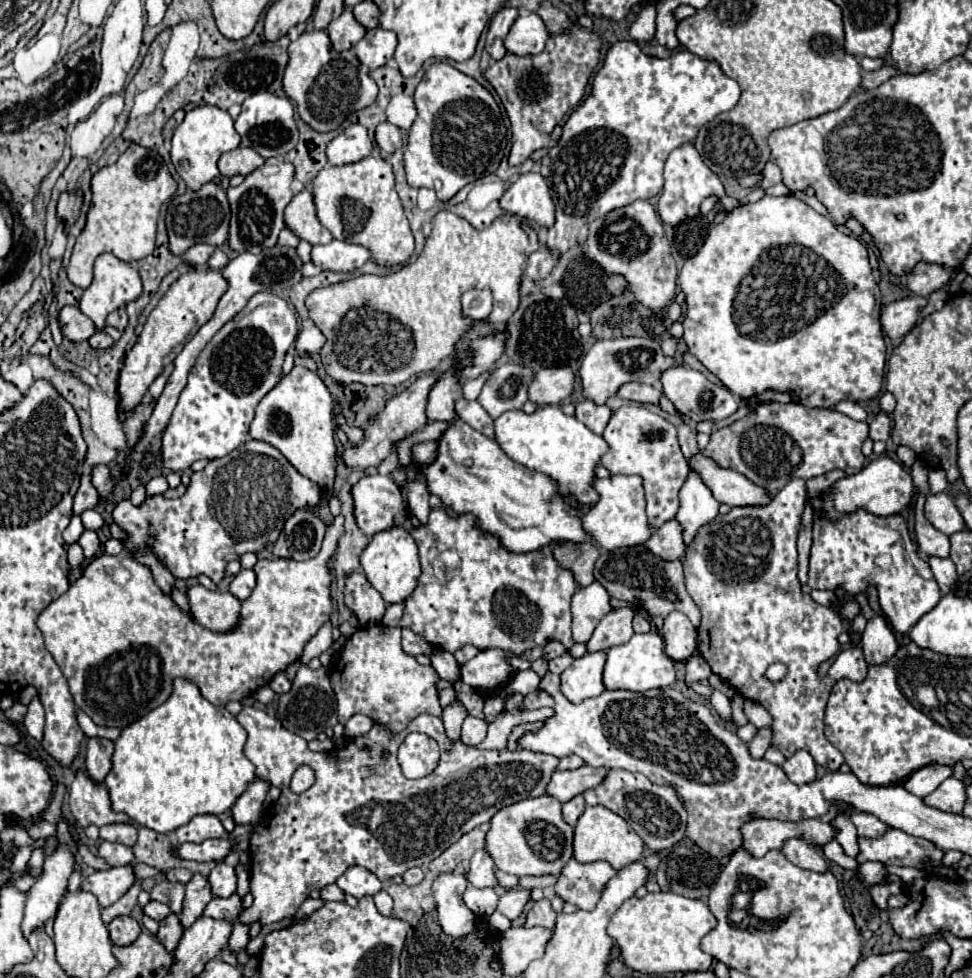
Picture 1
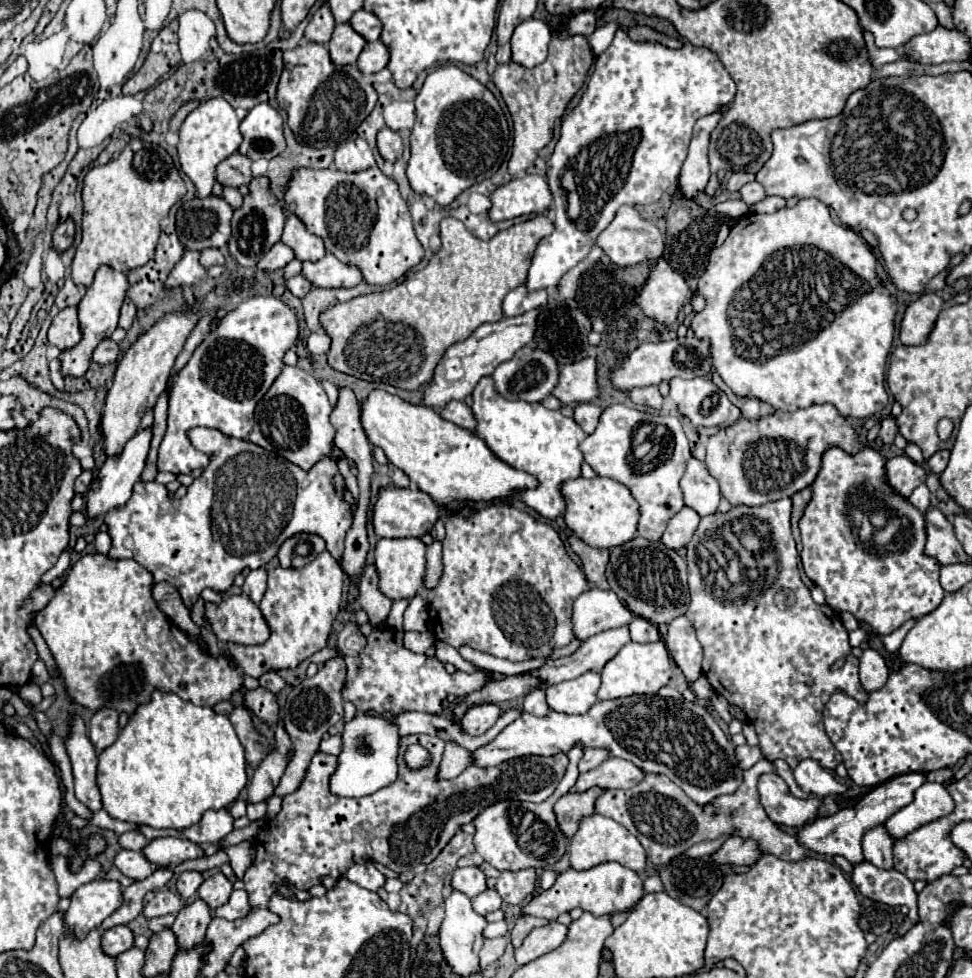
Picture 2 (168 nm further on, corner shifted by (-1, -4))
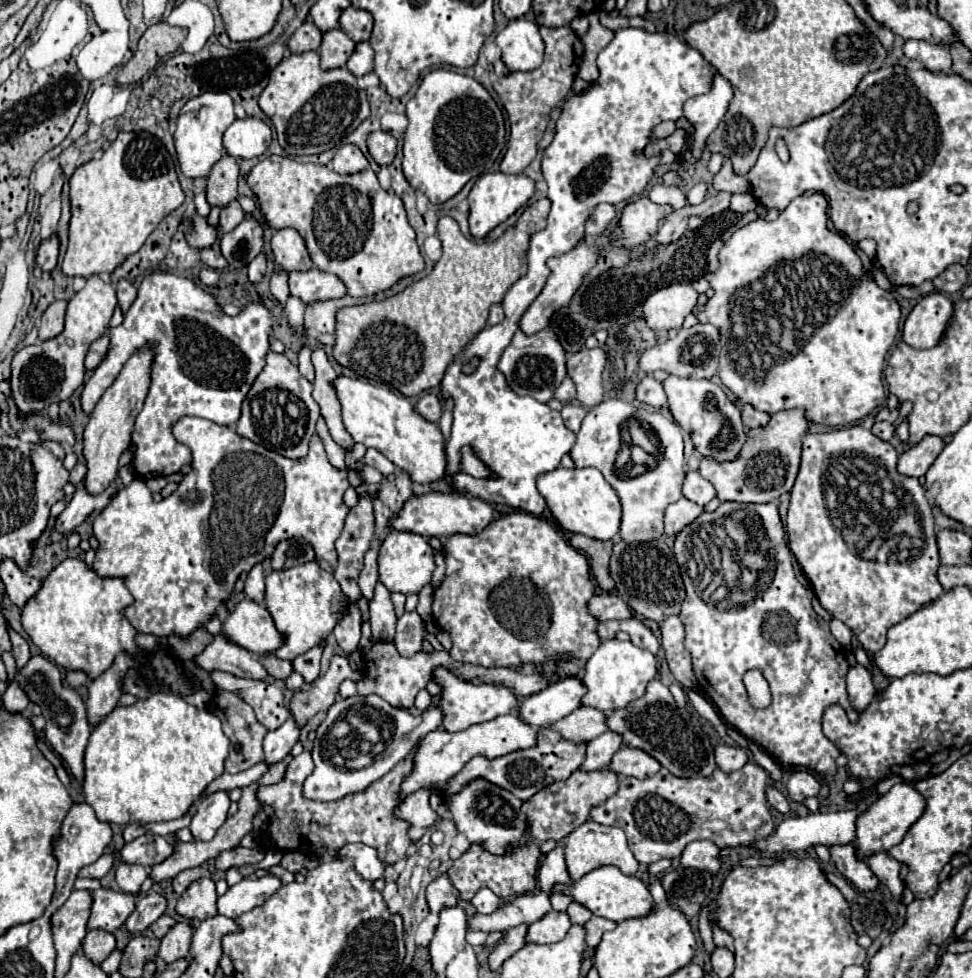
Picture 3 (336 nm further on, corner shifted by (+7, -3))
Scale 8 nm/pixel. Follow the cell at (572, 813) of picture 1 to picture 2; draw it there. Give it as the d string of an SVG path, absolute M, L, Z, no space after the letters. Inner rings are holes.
M590 788L582 794L564 794L556 806L556 820L566 838L572 838L584 816L594 814L594 800L602 794L602 788Z

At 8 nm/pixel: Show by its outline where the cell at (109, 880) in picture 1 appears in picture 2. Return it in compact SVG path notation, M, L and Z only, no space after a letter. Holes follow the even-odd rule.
M92 880L80 886L70 900L70 908L64 916L64 922L70 932L84 936L88 930L102 924L112 912L122 906L122 884L116 880Z

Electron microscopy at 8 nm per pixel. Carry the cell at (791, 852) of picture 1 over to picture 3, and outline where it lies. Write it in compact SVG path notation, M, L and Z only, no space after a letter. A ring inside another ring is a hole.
M748 761L742 769L732 773L724 773L716 769L710 777L682 779L682 777L674 777L668 769L660 769L654 777L648 779L620 777L618 793L610 797L604 805L594 807L590 819L600 825L614 825L624 829L628 835L630 851L644 865L650 865L658 859L678 859L682 849L696 839L714 841L718 847L726 847L726 845L748 847L754 839L764 839L774 831L772 815L766 803L766 779L768 773L754 761Z

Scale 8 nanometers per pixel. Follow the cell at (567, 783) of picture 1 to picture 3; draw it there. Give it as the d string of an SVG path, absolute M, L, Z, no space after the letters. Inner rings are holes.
M624 745L612 757L612 763L608 767L618 775L624 775L624 777L630 775L630 777L638 777L638 779L652 777L654 773L658 773L662 769L662 765L658 765L658 761L654 761L654 757L650 757L648 753L642 753L642 749L630 749L628 745Z

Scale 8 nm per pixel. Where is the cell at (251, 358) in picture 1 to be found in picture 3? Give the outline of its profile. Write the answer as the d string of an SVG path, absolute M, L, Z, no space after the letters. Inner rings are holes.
M154 271L142 279L138 299L128 309L124 323L108 329L110 353L84 385L80 397L82 409L90 415L130 355L150 345L154 351L150 389L132 431L132 469L142 479L146 475L166 477L178 473L182 465L192 461L192 451L176 439L170 439L172 425L186 415L204 417L218 425L234 425L250 385L264 369L272 325L274 317L262 305L248 305L240 315L230 317L220 309L216 297L200 289L194 281L182 275Z

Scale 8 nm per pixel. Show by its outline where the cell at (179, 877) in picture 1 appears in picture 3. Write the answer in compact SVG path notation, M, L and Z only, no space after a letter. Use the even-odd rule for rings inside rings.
M192 867L192 869L186 869L186 871L182 871L182 873L178 873L178 875L174 877L174 881L172 881L174 891L176 891L178 895L182 895L182 893L188 889L188 885L190 885L192 881L198 881L198 879L202 879L202 877L210 877L210 871L208 871L206 867Z

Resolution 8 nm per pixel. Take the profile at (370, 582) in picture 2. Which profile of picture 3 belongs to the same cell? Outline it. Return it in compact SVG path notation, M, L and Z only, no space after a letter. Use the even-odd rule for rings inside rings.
M374 541L372 547L366 551L366 559L364 559L364 569L360 573L358 585L362 589L362 595L366 599L372 599L374 595L374 585L378 581L378 549L380 549L380 541Z

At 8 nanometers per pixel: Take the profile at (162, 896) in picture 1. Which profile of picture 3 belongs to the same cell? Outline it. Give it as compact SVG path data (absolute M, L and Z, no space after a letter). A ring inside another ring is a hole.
M148 893L136 903L136 909L122 927L132 935L144 933L164 913L164 909L166 909L166 899L158 893Z

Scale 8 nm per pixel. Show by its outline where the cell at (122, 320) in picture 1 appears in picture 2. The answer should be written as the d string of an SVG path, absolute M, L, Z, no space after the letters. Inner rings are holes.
M126 298L126 302L124 302L124 306L122 306L122 312L120 312L120 328L124 328L124 330L130 330L130 326L132 326L132 322L134 322L134 316L136 316L136 306Z

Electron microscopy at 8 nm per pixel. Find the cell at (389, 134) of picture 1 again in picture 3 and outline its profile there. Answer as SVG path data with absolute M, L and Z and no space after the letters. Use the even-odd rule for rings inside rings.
M374 131L368 137L368 153L378 165L390 165L396 155L396 139L386 131Z

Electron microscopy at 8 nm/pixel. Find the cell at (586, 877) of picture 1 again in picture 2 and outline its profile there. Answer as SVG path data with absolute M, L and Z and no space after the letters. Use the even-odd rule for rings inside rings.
M604 862L598 864L590 870L574 870L568 868L566 872L562 872L556 878L556 884L534 896L528 906L524 906L522 914L532 914L532 916L540 916L540 918L548 918L548 920L556 920L562 912L570 912L572 908L582 908L594 916L602 916L602 914L614 914L618 910L632 910L634 904L640 900L644 888L642 888L642 878L634 872L628 870L624 866L620 866L618 862Z

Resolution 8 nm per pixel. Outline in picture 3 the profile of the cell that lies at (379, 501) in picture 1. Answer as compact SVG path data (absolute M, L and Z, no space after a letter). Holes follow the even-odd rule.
M428 493L420 497L412 497L404 503L402 511L390 521L390 525L398 531L414 531L424 537L450 537L454 533L474 535L486 529L490 521L496 521L500 511L496 511L490 503L476 499L472 495L458 495L458 493Z

